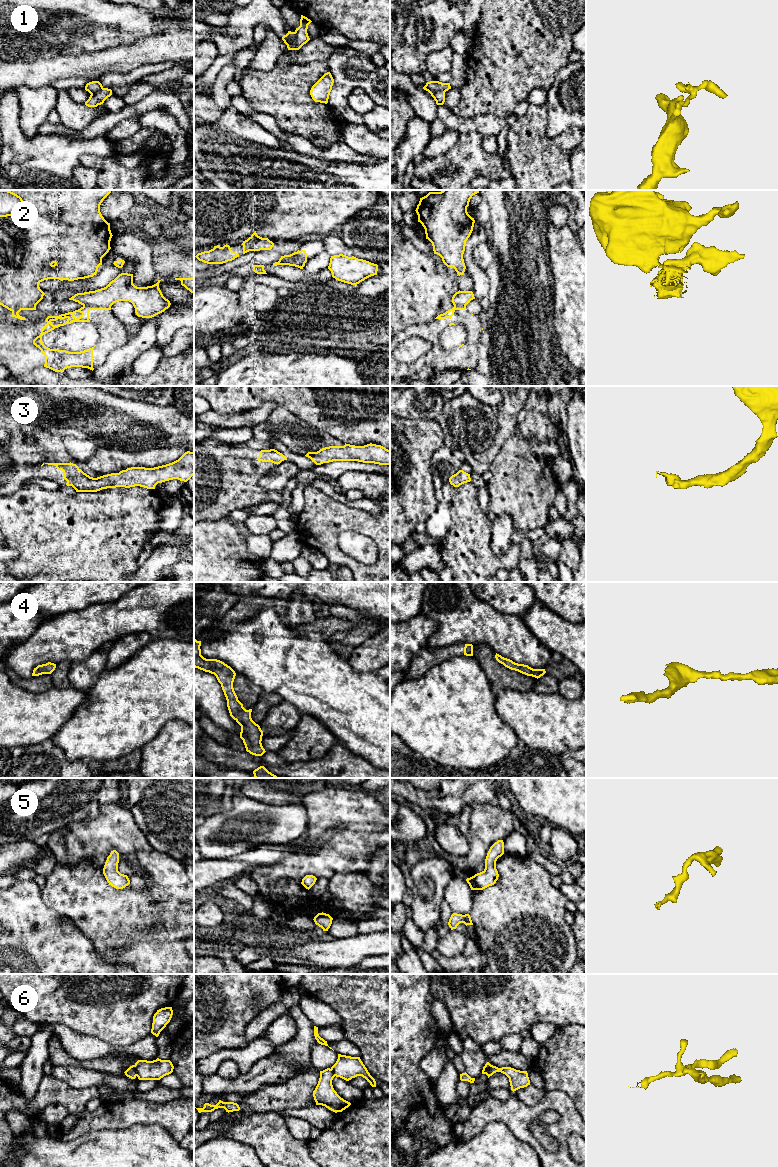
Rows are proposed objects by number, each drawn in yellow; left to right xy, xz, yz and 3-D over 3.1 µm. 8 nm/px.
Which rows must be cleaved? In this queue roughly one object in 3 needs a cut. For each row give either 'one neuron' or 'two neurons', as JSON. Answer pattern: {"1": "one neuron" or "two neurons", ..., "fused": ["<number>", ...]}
{"1": "two neurons", "2": "two neurons", "3": "one neuron", "4": "one neuron", "5": "one neuron", "6": "two neurons", "fused": ["1", "2", "6"]}

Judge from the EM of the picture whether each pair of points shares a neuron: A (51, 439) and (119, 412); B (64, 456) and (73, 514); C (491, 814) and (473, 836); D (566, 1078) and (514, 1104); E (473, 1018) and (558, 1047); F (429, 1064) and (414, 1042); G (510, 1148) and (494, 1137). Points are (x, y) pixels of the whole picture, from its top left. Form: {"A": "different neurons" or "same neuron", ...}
{"A": "different neurons", "B": "different neurons", "C": "same neuron", "D": "different neurons", "E": "different neurons", "F": "different neurons", "G": "same neuron"}

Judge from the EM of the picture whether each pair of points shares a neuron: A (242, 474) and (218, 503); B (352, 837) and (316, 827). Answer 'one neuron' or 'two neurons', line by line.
A: one neuron
B: one neuron

